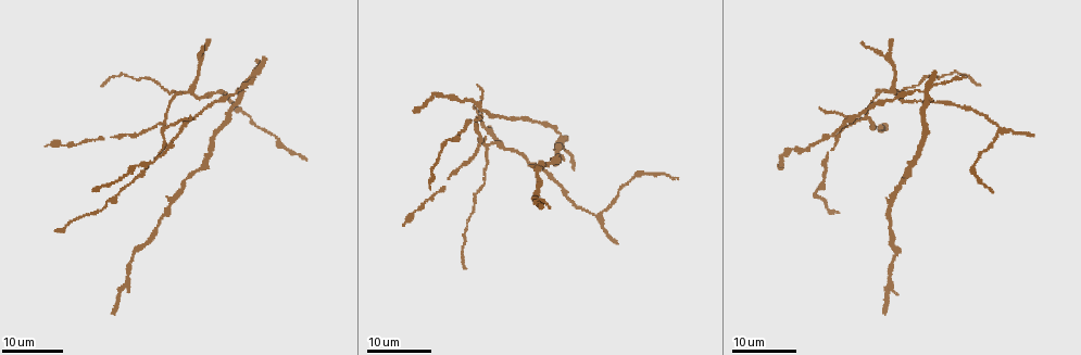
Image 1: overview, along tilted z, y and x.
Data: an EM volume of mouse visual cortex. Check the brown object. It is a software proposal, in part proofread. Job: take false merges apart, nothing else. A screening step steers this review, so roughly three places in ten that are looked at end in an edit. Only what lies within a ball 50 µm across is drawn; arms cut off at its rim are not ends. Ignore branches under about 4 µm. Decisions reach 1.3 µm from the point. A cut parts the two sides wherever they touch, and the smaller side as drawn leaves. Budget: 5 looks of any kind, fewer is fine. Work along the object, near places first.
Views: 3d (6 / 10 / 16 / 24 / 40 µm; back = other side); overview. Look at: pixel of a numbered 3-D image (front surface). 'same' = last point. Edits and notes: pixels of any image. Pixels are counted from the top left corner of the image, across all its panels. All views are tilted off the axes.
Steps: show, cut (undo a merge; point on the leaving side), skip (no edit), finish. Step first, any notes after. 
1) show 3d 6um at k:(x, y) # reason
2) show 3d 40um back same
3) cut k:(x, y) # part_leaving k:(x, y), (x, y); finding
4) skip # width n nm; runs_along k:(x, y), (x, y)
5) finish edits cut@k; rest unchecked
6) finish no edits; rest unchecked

show 3d 16um at 1:(835, 143) # calibre changes

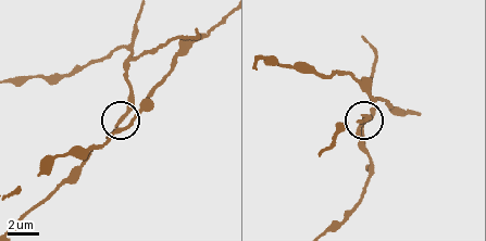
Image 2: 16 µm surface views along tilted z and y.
show 3d 10um at 2:(120, 118) # closer look

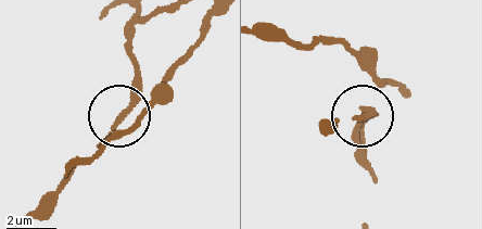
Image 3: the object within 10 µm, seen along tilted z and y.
skip # one neuron here

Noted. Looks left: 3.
show 3d 24um at 1:(464, 126) # sudden change in width

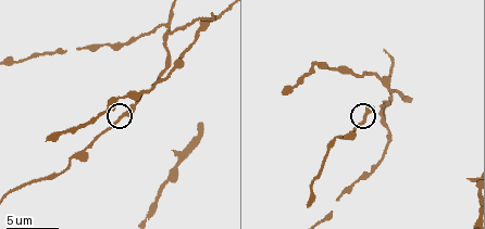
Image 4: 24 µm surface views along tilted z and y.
show 3d 6um at 4:(123, 118)

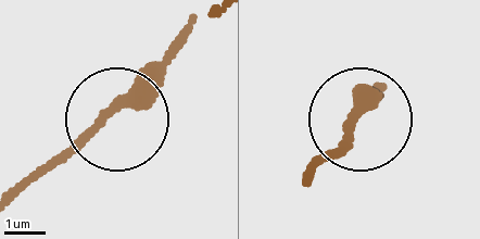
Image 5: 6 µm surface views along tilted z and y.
skip # width 230 nm; runs_along 5:(196, 23), (141, 98), (13, 197); continuous, no second neuron

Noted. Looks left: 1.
finish no edits; rest unchecked

